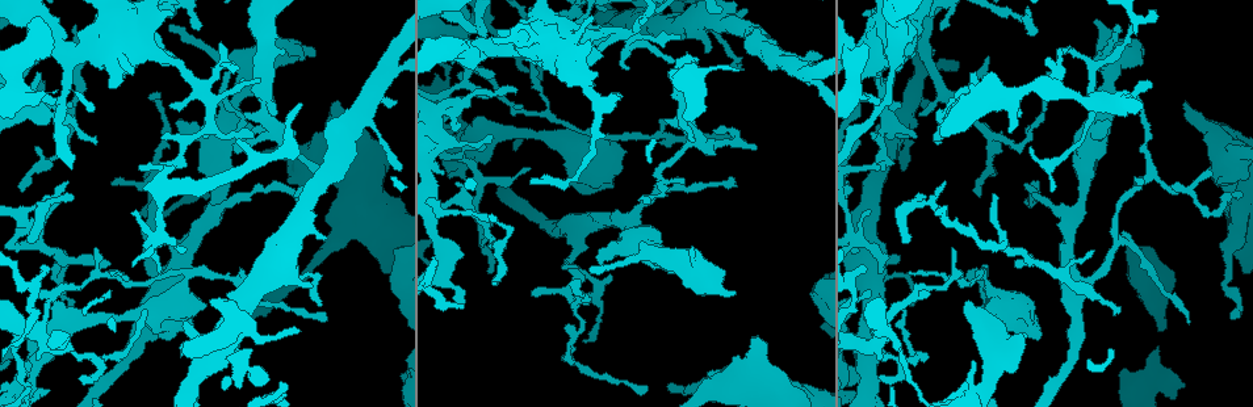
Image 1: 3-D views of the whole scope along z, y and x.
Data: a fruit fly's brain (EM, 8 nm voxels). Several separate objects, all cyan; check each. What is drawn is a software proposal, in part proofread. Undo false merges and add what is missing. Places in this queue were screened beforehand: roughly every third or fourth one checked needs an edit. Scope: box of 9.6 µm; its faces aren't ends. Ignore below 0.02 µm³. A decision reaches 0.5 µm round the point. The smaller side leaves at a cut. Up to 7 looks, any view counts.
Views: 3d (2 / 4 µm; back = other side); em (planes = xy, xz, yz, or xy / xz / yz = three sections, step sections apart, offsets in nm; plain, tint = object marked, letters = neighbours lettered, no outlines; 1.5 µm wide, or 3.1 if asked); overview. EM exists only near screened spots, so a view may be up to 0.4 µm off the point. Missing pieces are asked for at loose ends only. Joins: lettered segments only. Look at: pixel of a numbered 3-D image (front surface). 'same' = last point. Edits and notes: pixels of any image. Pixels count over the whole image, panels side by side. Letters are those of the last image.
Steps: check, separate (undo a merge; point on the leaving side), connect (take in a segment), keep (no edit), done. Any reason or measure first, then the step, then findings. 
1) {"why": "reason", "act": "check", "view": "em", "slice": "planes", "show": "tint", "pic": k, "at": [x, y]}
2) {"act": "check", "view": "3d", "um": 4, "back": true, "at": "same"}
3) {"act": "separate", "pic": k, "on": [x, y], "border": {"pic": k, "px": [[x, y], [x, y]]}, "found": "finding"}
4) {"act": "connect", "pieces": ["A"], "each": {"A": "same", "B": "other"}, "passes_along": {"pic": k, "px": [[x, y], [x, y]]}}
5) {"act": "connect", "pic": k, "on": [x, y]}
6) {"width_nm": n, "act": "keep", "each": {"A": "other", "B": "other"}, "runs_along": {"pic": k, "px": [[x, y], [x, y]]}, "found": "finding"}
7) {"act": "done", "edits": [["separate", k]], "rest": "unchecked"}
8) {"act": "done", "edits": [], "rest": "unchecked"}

{"why": "thick end", "act": "check", "view": "em", "slice": "xz", "step": 8, "show": "letters", "pic": 1, "at": [390, 101]}

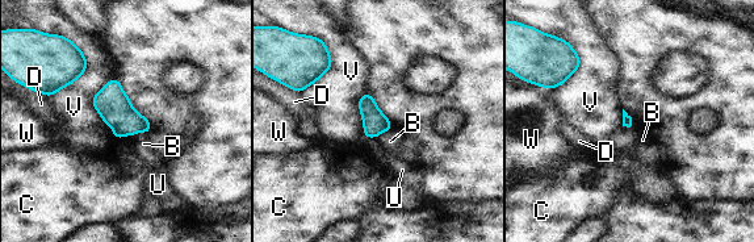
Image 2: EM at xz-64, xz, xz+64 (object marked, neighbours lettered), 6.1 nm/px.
{"act": "check", "view": "em", "slice": "planes", "show": "letters", "at": "same"}

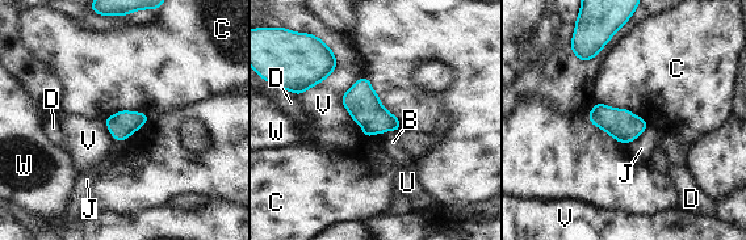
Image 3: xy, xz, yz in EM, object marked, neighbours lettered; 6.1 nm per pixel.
{"act": "keep", "each": {"B": "other", "C": "other", "D": "other", "J": "other", "U": "other", "V": "other", "W": "other"}, "border": {"pic": 3, "px": [[596, 101], [627, 108], [648, 122]]}, "found": "no lettered segment goes on from it"}

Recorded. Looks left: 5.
{"act": "check", "view": "3d", "um": 2, "back": true, "pic": 1, "at": [922, 114]}

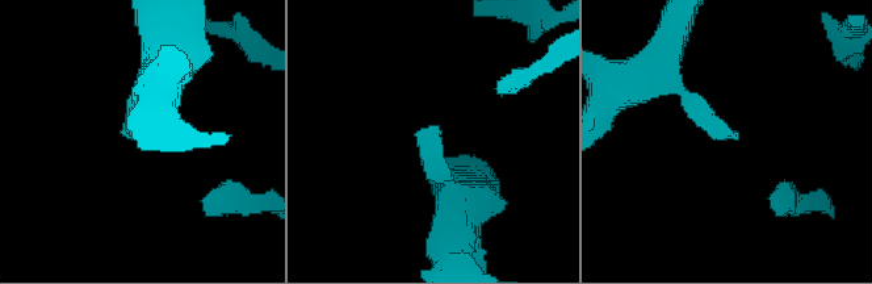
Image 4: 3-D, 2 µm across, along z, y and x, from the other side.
{"act": "check", "view": "em", "slice": "planes", "show": "plain", "pic": 4, "at": [431, 128]}

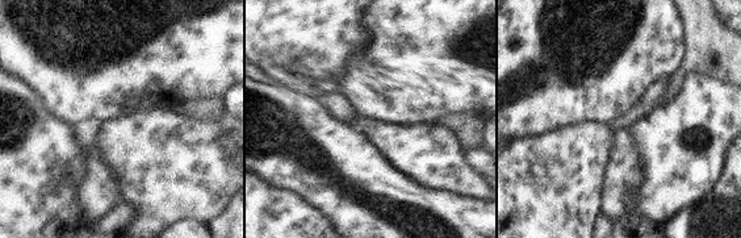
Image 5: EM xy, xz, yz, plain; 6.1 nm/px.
{"act": "check", "view": "em", "slice": "planes", "show": "letters", "at": "same"}

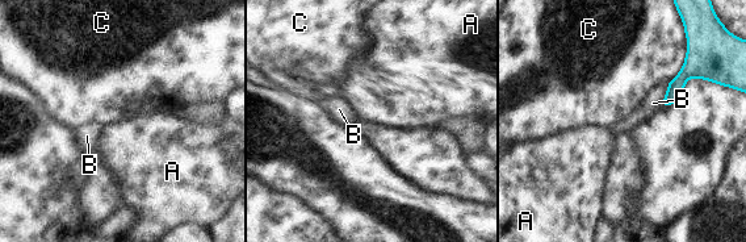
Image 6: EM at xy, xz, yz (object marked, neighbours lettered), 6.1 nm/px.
{"act": "keep", "each": {"A": "other", "B": "other", "C": "other"}, "border": {"pic": 6, "px": [[686, 57], [682, 69], [670, 80]]}, "found": "none of them fits"}

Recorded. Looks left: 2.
{"why": "stops while still wide", "act": "check", "view": "em", "slice": "planes", "show": "plain", "pic": 1, "at": [753, 336]}

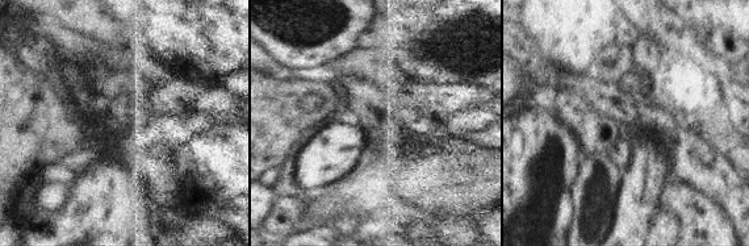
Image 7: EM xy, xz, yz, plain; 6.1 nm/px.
{"act": "check", "view": "em", "slice": "planes", "show": "letters", "at": "same"}

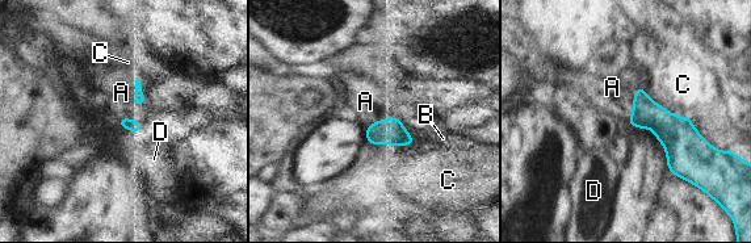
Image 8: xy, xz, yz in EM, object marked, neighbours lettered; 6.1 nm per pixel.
{"act": "connect", "pieces": ["A"], "each": {"A": "same", "B": "other", "C": "other", "D": "other"}, "passes_along": {"pic": 8, "px": [[646, 113], [633, 103], [612, 87]]}, "found": "it goes on there"}

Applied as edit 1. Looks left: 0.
{"act": "done", "edits": [["connect", 8]], "rest": "unchecked"}

